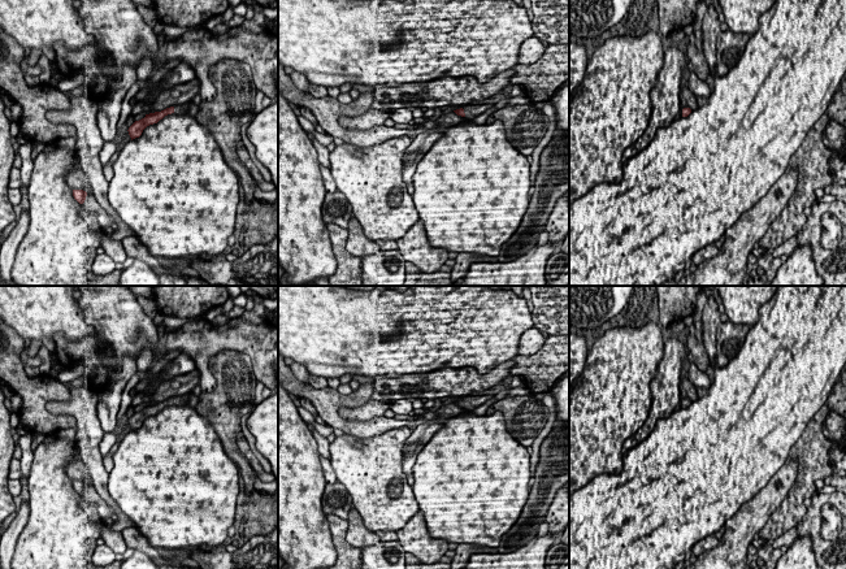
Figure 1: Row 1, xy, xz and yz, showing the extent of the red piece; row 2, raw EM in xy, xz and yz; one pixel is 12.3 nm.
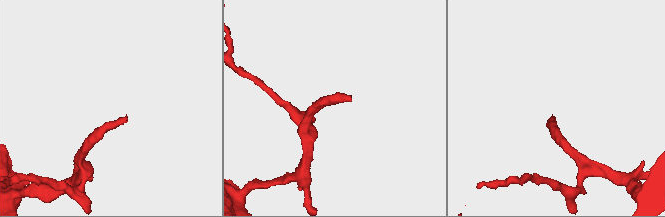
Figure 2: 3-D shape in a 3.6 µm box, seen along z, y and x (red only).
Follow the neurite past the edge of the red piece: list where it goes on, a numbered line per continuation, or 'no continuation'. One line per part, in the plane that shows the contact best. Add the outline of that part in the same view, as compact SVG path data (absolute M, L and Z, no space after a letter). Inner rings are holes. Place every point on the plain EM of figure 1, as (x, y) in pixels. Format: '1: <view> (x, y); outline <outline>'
no continuation

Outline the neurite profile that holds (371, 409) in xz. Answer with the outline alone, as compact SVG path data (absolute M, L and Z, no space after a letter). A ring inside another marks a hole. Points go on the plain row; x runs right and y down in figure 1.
M369 400L356 408L340 408L339 414L348 421L372 421L389 411L389 403Z

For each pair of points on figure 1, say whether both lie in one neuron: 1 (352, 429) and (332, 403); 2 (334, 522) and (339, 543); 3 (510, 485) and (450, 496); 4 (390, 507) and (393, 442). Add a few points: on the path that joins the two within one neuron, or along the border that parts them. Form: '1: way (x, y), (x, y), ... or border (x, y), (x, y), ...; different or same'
1: way (345, 425), (332, 411); same
2: way (338, 528), (339, 538); same
3: way (495, 485), (464, 485); same
4: way (385, 491), (385, 457); same

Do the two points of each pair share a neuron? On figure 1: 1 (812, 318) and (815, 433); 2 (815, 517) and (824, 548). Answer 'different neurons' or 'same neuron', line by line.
1: different neurons
2: same neuron

